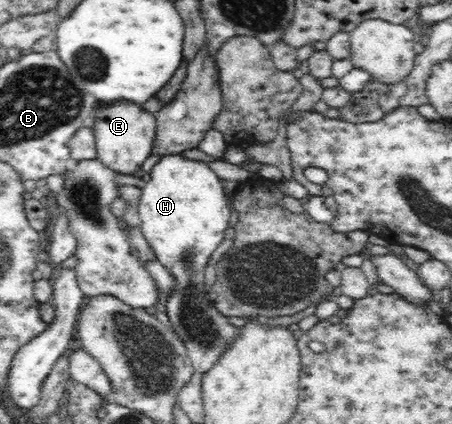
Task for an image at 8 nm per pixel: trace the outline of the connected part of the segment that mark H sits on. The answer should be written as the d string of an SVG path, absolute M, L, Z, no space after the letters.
M167 154L160 159L150 171L151 179L142 188L139 201L140 230L156 253L156 259L175 277L175 289L167 296L166 315L171 321L172 329L183 341L195 372L207 373L217 361L227 345L231 343L238 327L233 326L227 318L206 301L205 267L211 253L223 243L225 231L234 220L234 212L227 202L223 191L223 180L203 161L187 161L181 155Z

